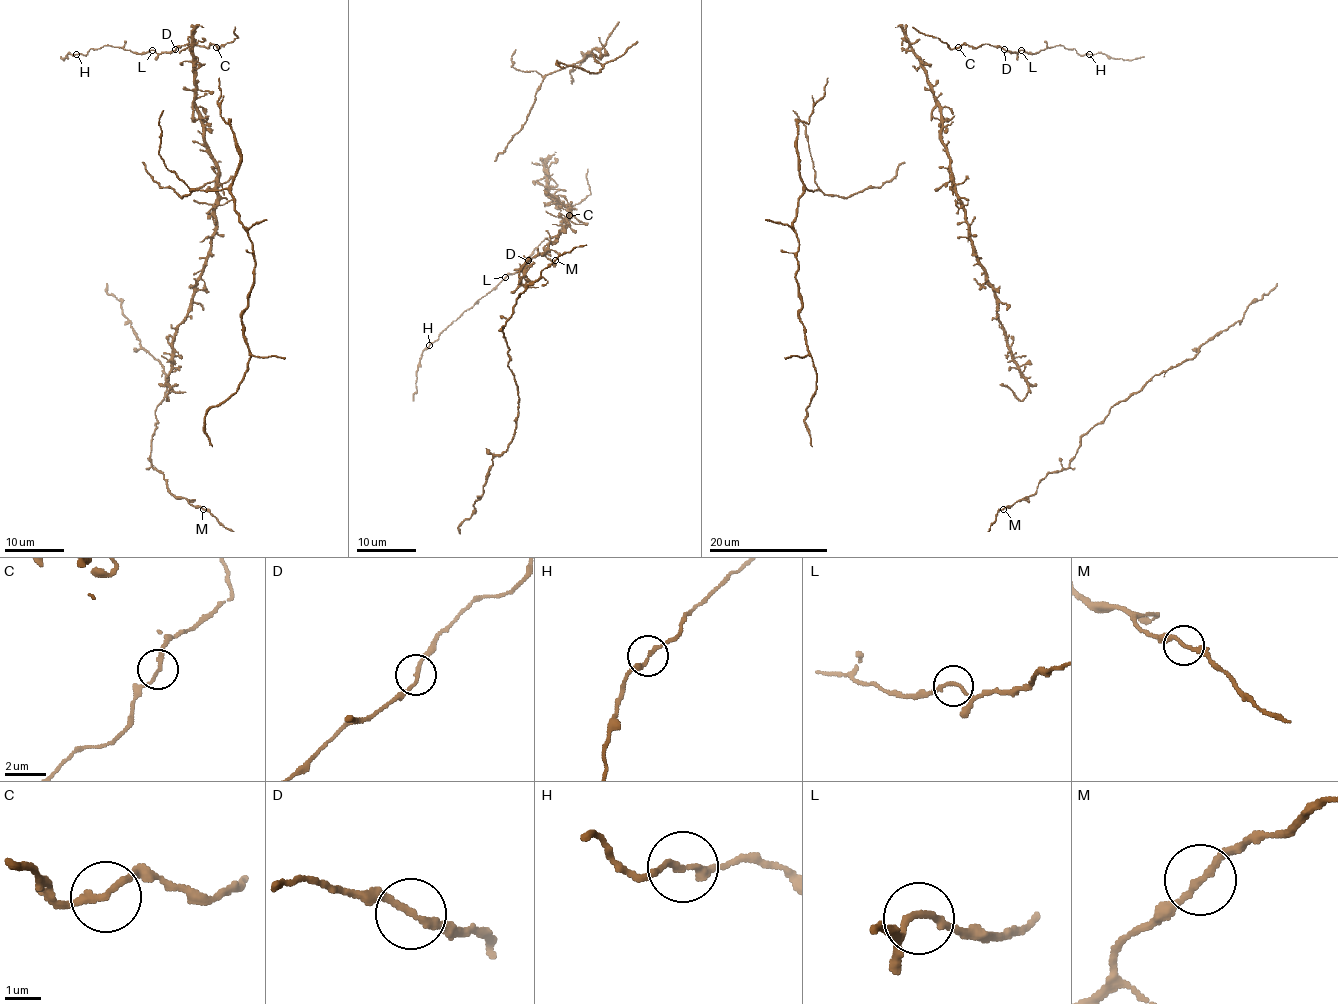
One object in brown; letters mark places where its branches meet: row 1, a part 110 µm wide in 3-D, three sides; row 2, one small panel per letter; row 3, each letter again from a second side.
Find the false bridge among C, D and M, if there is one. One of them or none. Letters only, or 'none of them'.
none of them

